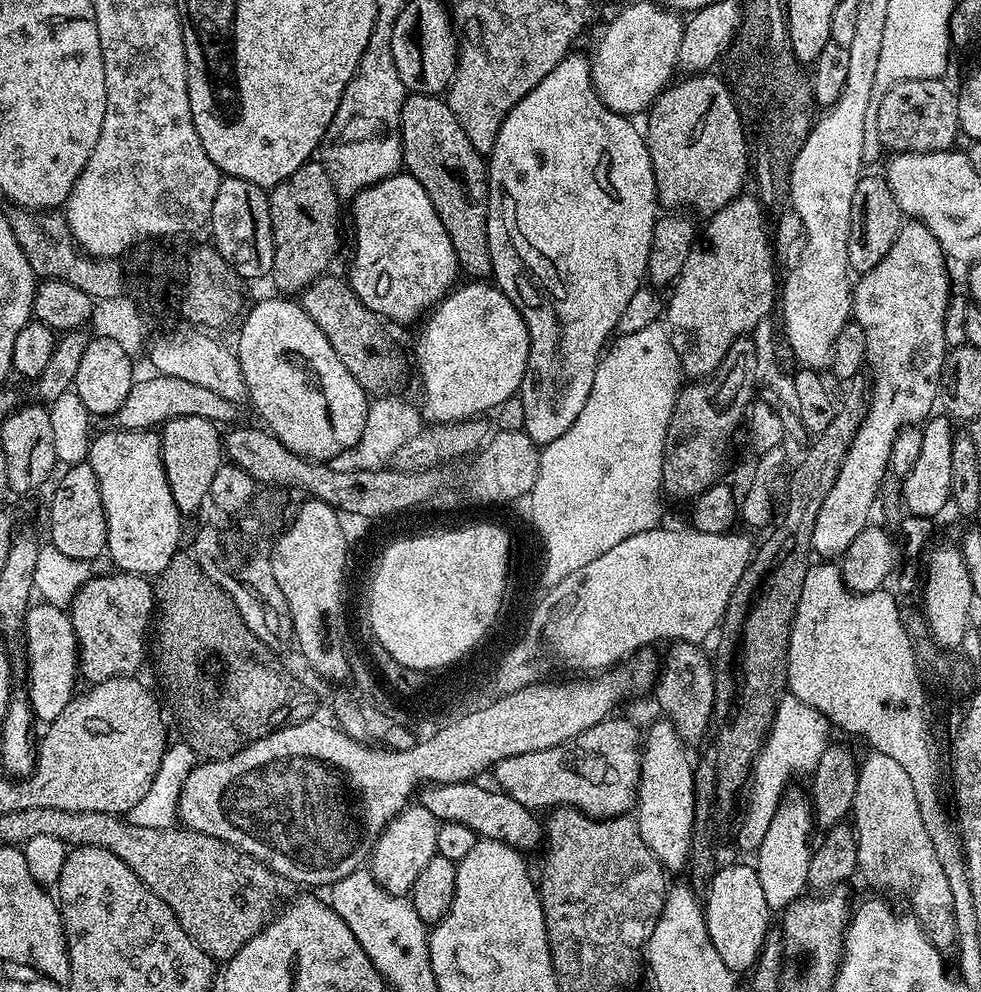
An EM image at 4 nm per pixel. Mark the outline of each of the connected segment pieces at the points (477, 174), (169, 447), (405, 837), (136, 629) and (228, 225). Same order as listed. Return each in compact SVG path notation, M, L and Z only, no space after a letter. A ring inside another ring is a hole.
M413 92L405 95L400 111L403 167L430 194L446 234L454 246L460 271L468 278L492 276L492 259L486 222L488 221L488 166L485 157L472 145L447 99Z
M178 418L163 425L159 437L164 469L178 510L181 514L198 511L209 499L210 482L214 482L214 474L226 460L221 429L206 418Z
M419 804L409 805L384 828L370 854L370 869L377 882L389 893L406 896L411 893L422 870L437 853L437 830L440 822Z
M113 571L113 576L93 575L80 588L80 593L72 600L70 615L79 644L79 667L82 676L93 685L101 684L115 676L136 674L144 660L144 643L150 640L150 629L154 624L156 594L154 584L147 576L135 576L133 572Z
M229 176L221 179L218 186L218 194L214 194L214 206L212 207L211 247L227 262L240 279L245 282L256 280L260 275L265 275L266 264L260 261L260 248L256 245L256 219L261 219L262 209L266 204L265 189L256 184L246 182L237 176Z

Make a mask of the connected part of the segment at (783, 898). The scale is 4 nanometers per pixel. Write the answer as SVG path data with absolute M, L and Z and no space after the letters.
M785 795L774 814L774 822L771 824L766 838L757 849L758 856L756 860L754 859L756 873L762 882L762 894L766 894L766 902L769 909L776 910L777 908L777 910L783 910L789 908L796 900L801 899L805 895L808 885L808 871L810 870L810 862L812 861L812 853L814 851L812 828L814 829L814 807L811 799L807 795Z

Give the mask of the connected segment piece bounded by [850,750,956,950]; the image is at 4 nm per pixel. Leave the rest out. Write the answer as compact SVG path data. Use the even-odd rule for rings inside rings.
M872 750L869 756L859 761L858 786L854 794L854 802L850 813L854 825L856 845L858 846L858 868L872 884L881 884L892 892L901 892L908 899L911 915L924 928L931 938L933 946L948 950L956 943L956 918L954 916L954 897L950 894L950 882L942 870L942 862L938 862L938 853L934 851L934 842L930 842L930 834L926 834L926 822L922 822L922 810L918 806L918 798L914 794L914 782L910 782L910 774L889 758L887 754Z

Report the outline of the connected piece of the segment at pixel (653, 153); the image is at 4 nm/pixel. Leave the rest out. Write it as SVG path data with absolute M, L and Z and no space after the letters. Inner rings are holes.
M713 74L685 75L682 80L669 83L656 98L647 113L648 153L656 171L656 195L659 203L668 210L691 210L693 213L711 214L722 210L727 203L745 191L744 179L750 176L750 153L744 124L736 109L732 89L723 79Z

